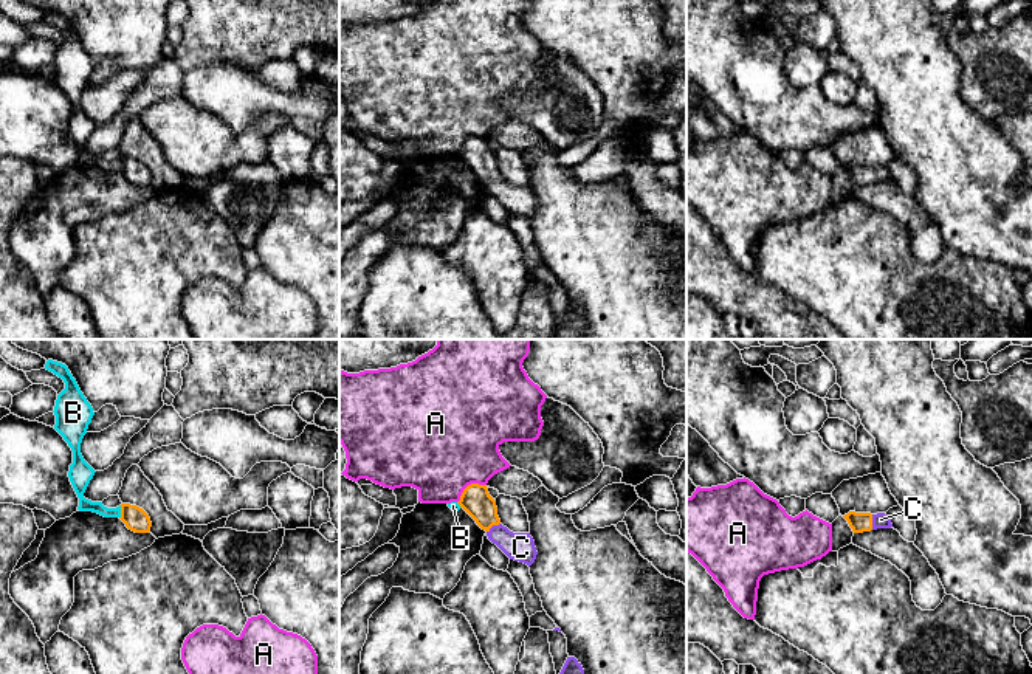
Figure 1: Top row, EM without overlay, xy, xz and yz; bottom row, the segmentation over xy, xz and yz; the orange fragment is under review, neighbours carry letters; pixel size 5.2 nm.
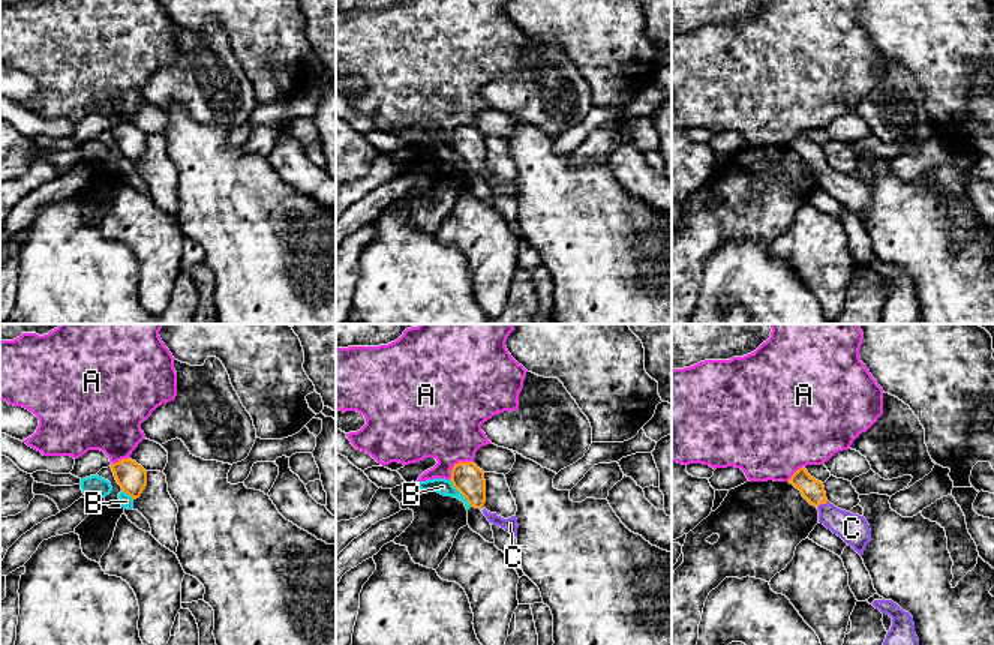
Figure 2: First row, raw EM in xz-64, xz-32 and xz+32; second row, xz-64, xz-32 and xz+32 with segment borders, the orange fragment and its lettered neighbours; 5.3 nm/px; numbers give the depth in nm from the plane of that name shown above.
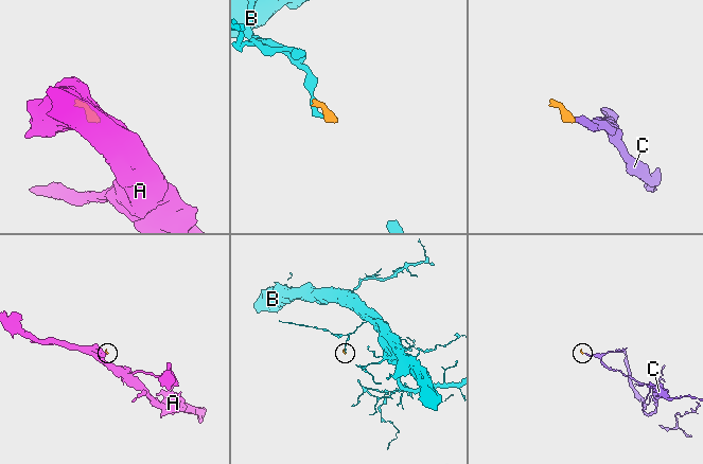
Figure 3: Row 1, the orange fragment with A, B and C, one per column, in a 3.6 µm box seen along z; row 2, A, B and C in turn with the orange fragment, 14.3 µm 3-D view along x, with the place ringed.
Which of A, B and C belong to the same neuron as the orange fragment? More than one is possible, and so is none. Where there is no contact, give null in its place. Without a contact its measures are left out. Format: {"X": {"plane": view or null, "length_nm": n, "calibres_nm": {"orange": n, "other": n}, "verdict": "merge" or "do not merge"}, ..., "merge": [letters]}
{"A": {"plane": "xz", "length_nm": 180, "calibres_nm": {"orange": 160, "other": 500}, "verdict": "do not merge"}, "B": {"plane": "xy", "length_nm": 70, "calibres_nm": {"orange": 120, "other": 70}, "verdict": "do not merge"}, "C": {"plane": "xz", "length_nm": 90, "calibres_nm": {"orange": 160, "other": 140}, "verdict": "merge"}, "merge": ["C"]}

